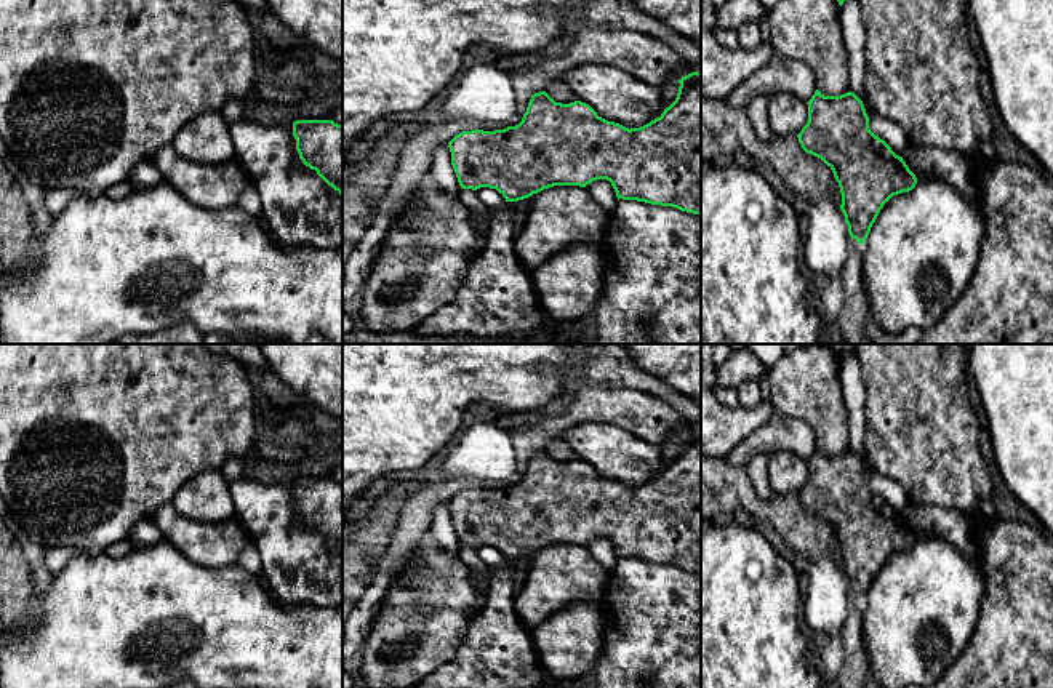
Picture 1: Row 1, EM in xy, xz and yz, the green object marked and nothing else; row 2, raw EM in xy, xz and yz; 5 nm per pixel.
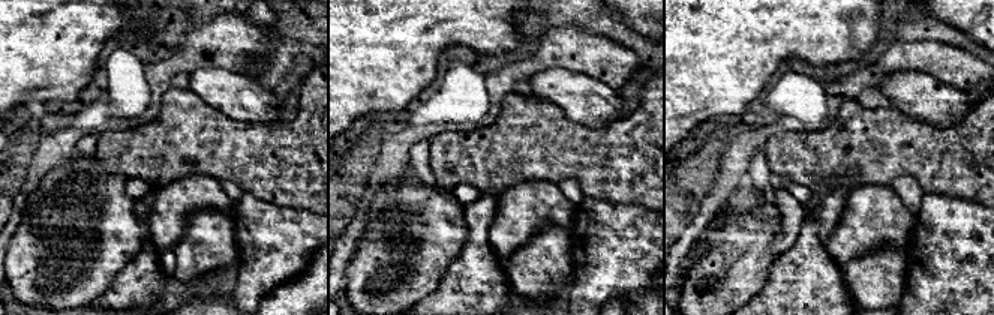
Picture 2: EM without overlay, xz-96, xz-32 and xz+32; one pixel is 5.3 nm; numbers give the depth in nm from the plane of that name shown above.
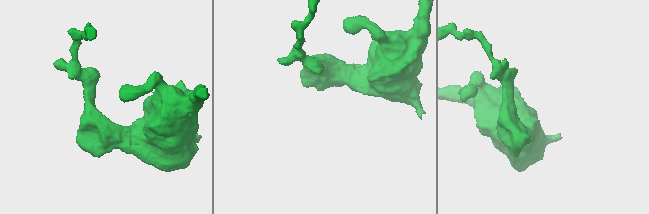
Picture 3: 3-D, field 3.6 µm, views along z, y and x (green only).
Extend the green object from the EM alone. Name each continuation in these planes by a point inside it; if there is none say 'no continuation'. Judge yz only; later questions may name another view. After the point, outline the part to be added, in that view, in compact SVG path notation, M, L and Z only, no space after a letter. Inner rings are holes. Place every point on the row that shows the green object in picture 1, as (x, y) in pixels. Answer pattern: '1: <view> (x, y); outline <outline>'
no continuation

